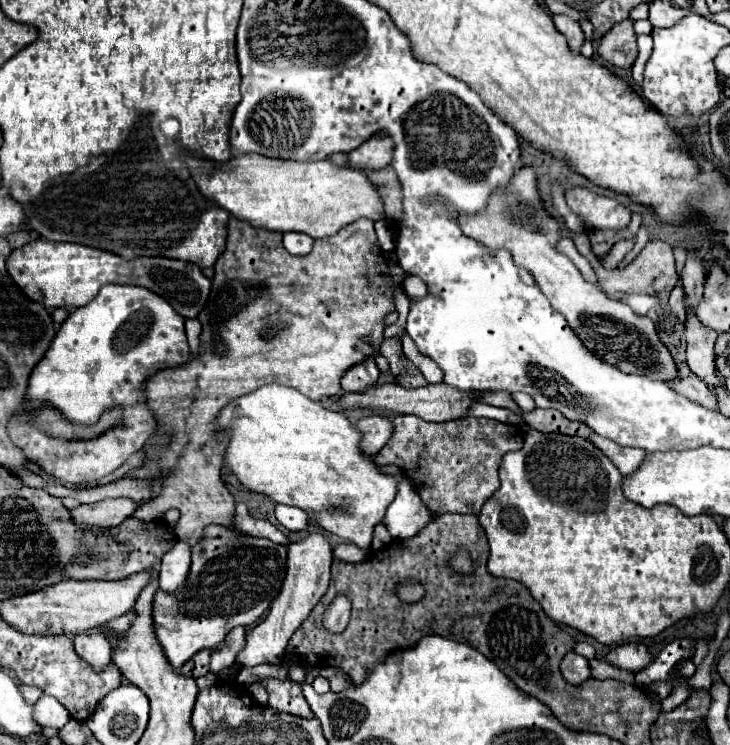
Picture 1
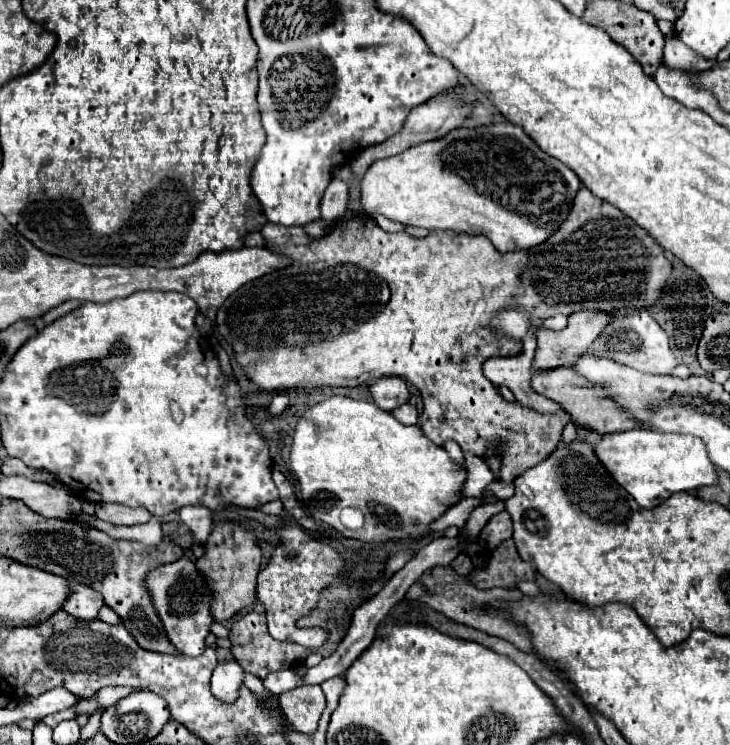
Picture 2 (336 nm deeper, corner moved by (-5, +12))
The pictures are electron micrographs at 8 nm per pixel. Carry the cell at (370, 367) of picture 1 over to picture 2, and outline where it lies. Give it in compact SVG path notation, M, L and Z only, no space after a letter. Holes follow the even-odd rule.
M378 378L372 386L370 386L372 398L374 402L382 408L382 410L396 410L402 404L408 402L410 398L410 390L406 386L406 382L402 378Z

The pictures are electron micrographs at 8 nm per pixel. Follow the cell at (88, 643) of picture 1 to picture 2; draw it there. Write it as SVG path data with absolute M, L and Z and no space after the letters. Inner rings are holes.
M68 580L68 584L70 584L70 596L66 598L62 610L80 620L96 618L98 610L104 606L102 596L96 590L92 590L90 586L78 584L74 580Z

